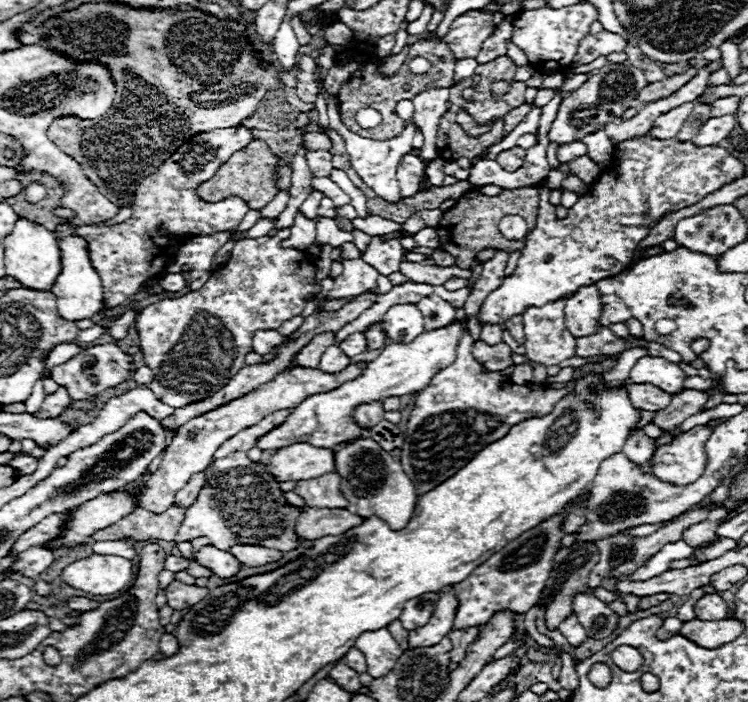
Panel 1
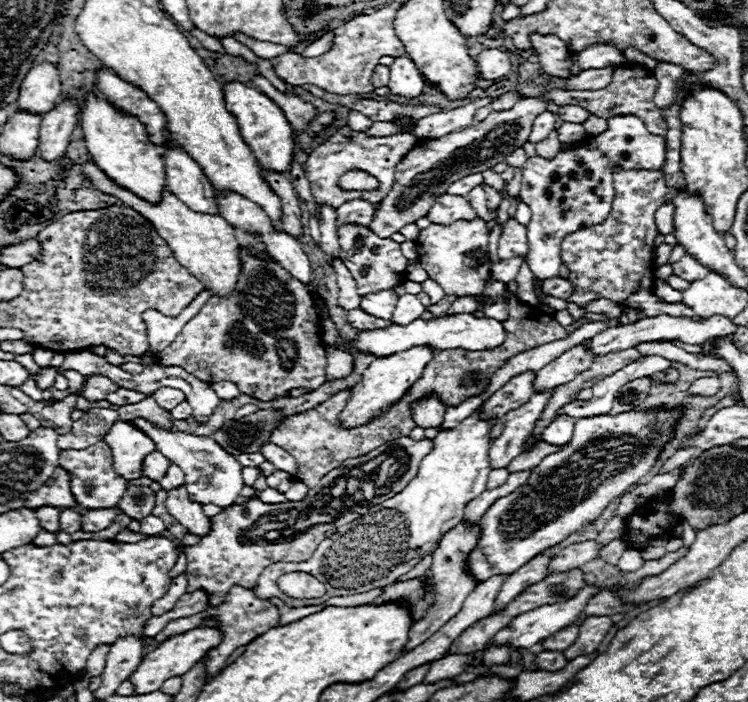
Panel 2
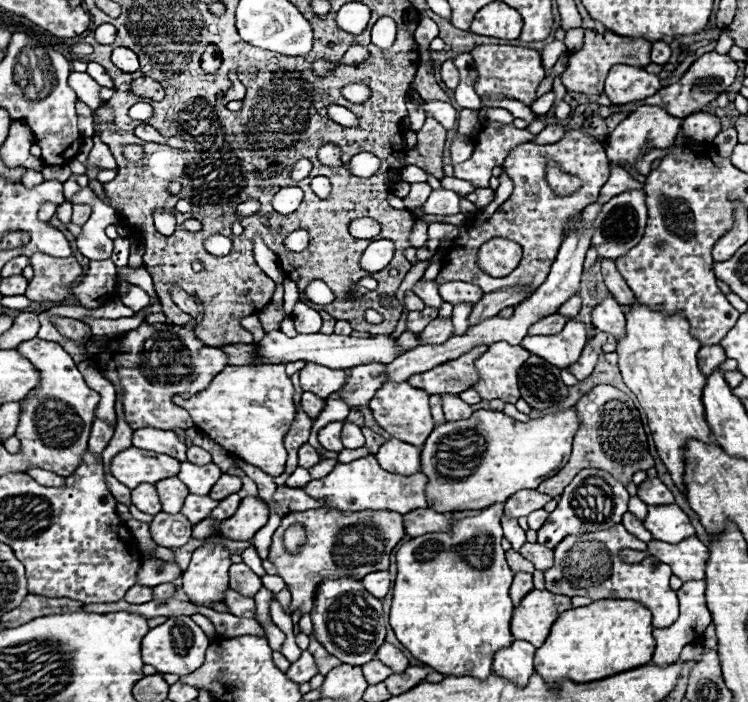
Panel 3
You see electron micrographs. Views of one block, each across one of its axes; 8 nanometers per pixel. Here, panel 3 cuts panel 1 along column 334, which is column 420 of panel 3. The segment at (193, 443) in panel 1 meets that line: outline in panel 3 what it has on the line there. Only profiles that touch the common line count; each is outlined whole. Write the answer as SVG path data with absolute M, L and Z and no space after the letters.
M476 346L468 354L462 354L456 360L440 364L430 372L422 372L418 376L410 376L410 384L422 388L430 394L460 394L478 384L478 370L474 368L474 360L486 352L486 346Z

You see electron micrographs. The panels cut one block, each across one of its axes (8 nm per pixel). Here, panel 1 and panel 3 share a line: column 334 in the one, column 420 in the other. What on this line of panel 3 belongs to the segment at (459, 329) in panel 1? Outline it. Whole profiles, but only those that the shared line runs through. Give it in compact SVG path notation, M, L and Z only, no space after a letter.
M408 382L402 384L382 384L382 388L376 392L376 396L370 400L370 408L374 412L376 422L392 434L392 438L398 438L402 442L414 444L414 446L422 446L426 442L426 436L430 436L430 432L434 430L434 420L430 416L430 408L428 408L428 398L430 394L410 386Z

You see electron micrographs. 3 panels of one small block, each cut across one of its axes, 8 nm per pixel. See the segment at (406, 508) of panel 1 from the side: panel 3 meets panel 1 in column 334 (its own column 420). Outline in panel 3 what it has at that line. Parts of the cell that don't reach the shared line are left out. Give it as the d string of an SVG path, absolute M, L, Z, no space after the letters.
M576 408L560 410L556 414L540 416L528 422L518 422L496 410L478 410L466 420L446 422L432 430L420 452L422 474L428 478L426 496L430 508L436 512L458 512L458 510L482 510L496 502L506 502L514 492L526 488L538 488L538 484L554 476L572 454L572 438L578 432L580 420Z

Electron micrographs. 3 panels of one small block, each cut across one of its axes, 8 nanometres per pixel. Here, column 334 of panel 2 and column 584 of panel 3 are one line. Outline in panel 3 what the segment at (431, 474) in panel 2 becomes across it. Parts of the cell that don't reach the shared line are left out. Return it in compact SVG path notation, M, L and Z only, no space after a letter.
M622 524L602 532L586 532L582 536L566 536L558 548L554 548L554 566L544 572L546 590L564 596L588 596L592 600L604 598L628 598L638 600L652 612L654 628L668 628L678 618L676 592L670 588L672 570L668 564L646 558L638 564L626 564L620 558L622 550L646 550L646 542L638 540L624 530Z

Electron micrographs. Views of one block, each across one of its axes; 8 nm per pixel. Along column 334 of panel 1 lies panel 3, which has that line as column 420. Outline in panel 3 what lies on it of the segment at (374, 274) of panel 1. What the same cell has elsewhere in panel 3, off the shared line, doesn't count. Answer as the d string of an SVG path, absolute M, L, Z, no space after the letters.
M434 280L430 282L416 282L414 284L414 294L420 296L424 300L426 306L434 306L434 308L440 308L444 304L444 300L438 296L438 286L434 284Z

